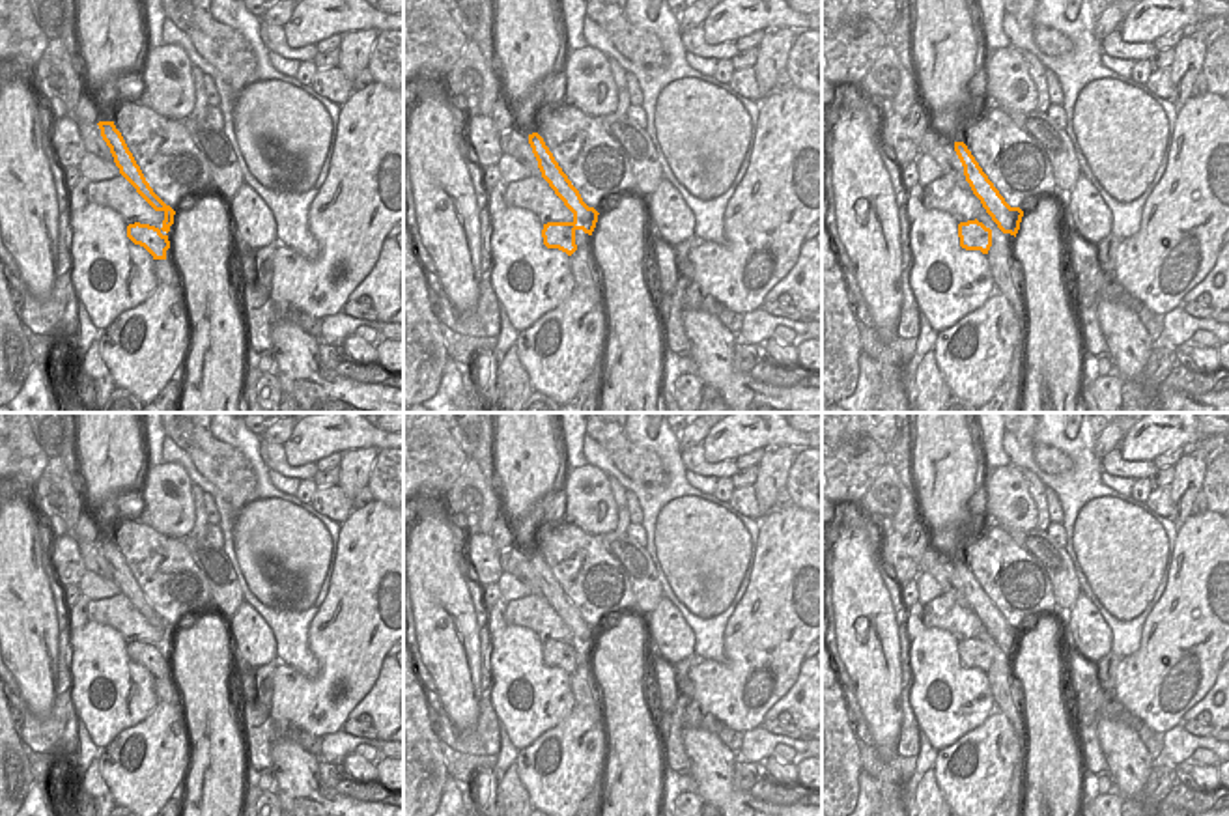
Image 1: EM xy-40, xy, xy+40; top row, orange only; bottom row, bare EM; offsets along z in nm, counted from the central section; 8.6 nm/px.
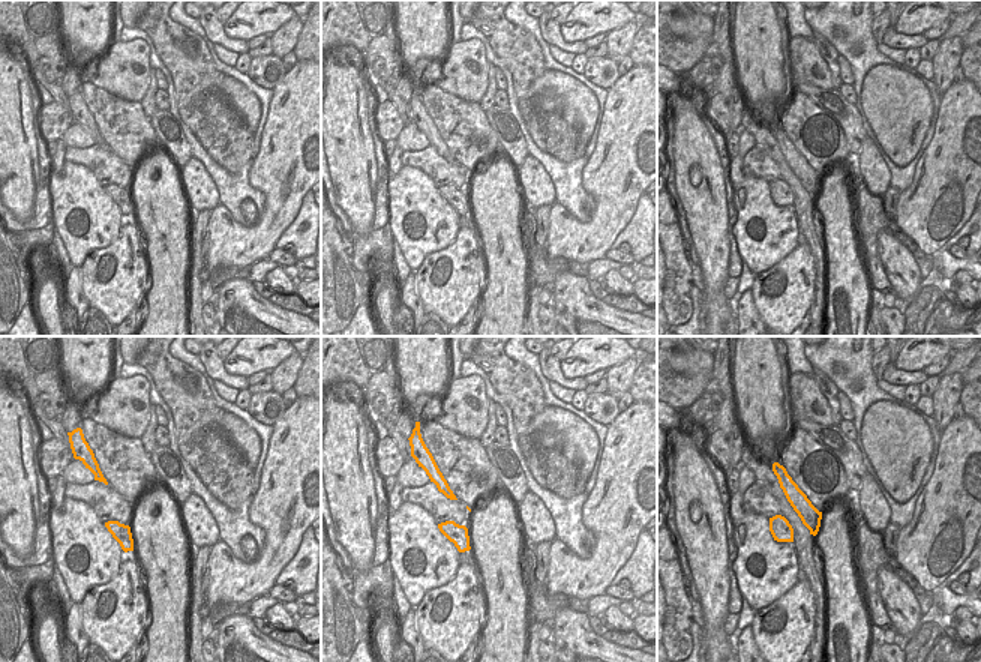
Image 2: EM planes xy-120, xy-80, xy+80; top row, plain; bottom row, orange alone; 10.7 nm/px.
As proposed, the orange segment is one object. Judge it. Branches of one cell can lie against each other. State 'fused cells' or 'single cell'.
fused cells

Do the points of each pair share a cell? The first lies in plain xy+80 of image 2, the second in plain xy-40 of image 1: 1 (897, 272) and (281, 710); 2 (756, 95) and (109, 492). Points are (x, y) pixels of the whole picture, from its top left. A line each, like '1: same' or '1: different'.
1: different
2: same

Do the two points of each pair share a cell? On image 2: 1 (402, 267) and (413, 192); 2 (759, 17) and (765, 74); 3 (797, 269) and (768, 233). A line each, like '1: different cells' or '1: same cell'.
1: different cells
2: same cell
3: different cells

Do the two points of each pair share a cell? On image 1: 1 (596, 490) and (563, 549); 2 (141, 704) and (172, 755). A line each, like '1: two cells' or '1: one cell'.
1: two cells
2: two cells

